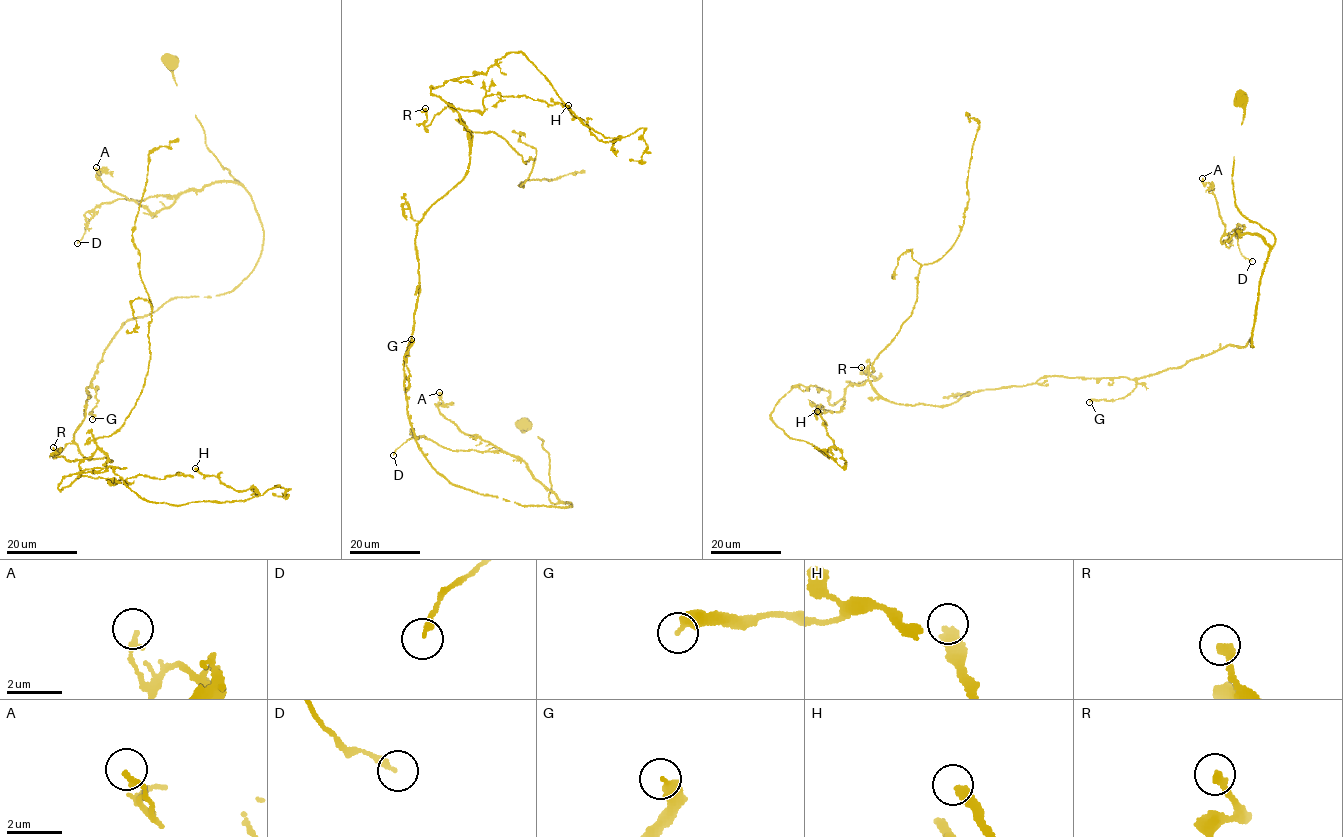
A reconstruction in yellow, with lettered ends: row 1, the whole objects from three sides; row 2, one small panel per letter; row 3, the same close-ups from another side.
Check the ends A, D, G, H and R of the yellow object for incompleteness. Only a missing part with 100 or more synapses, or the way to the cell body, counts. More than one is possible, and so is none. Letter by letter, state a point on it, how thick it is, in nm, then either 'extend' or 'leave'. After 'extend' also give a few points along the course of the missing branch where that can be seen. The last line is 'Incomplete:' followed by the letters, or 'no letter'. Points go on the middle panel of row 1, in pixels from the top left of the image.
A: place (439, 392); calibre 190 nm; leave
D: place (393, 455); calibre 180 nm; leave
G: place (411, 339); calibre 320 nm; leave
H: place (568, 105); calibre 420 nm; leave
R: place (425, 108); calibre 300 nm; leave
Incomplete: no letter

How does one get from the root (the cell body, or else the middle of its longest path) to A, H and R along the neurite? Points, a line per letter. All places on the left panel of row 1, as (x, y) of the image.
A: (168, 62), (207, 148), (242, 184), (188, 189), (152, 213), (114, 192), (96, 167)
H: (168, 62), (261, 255), (120, 328), (73, 437), (112, 461), (58, 488), (258, 495), (195, 468)
R: (168, 62), (251, 197), (261, 255), (230, 291), (172, 298), (111, 340), (73, 437), (111, 462), (53, 447)

